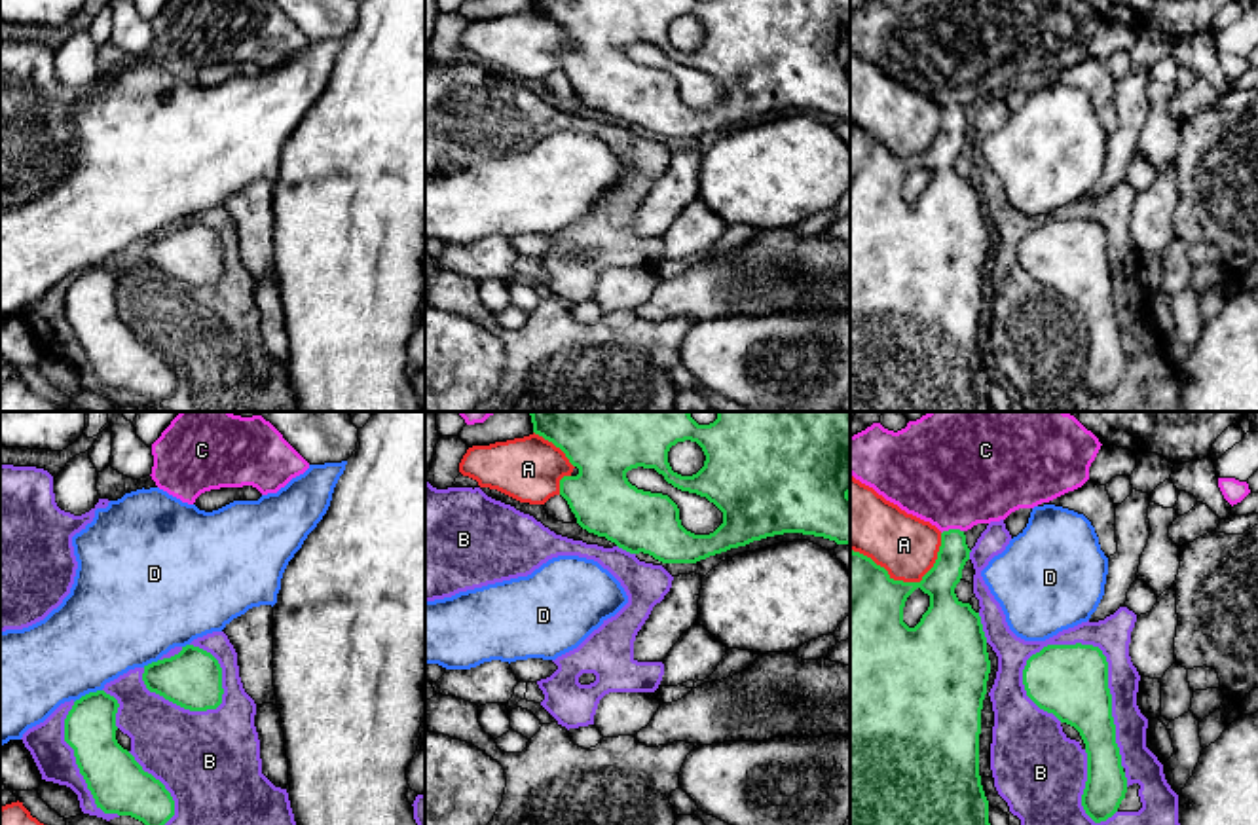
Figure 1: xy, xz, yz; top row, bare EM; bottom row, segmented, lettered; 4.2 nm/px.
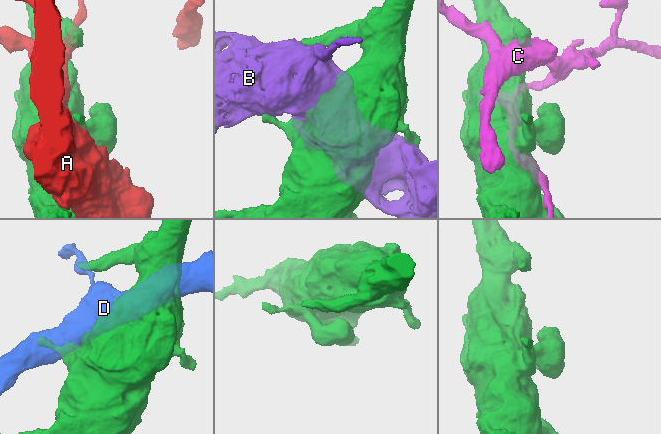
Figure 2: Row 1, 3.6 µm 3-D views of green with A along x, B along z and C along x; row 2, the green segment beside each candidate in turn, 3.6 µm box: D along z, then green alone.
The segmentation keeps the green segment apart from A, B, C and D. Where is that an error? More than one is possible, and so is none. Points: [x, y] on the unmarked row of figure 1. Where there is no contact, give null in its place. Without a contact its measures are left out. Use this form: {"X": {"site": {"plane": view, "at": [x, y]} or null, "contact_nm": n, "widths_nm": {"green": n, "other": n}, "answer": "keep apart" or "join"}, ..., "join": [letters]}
{"A": {"site": {"plane": "yz", "at": [907, 158]}, "contact_nm": 400, "widths_nm": {"green": 400, "other": 260}, "answer": "keep apart"}, "B": {"site": {"plane": "yz", "at": [1107, 251]}, "contact_nm": 600, "widths_nm": {"green": 320, "other": 160}, "answer": "keep apart"}, "C": {"site": {"plane": "yz", "at": [951, 105]}, "contact_nm": 100, "widths_nm": {"green": 140, "other": 440}, "answer": "keep apart"}, "D": {"site": {"plane": "xy", "at": [90, 268]}, "contact_nm": 130, "widths_nm": {"green": 220, "other": 400}, "answer": "keep apart"}, "join": []}

